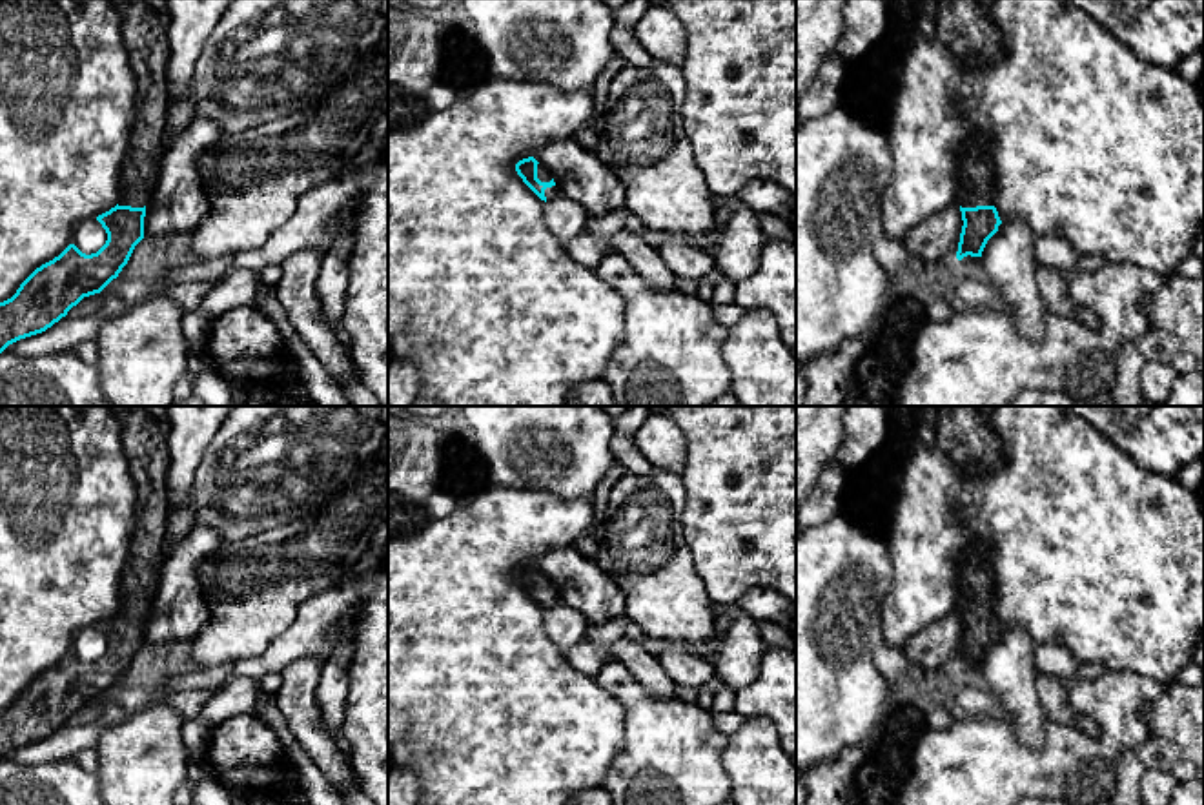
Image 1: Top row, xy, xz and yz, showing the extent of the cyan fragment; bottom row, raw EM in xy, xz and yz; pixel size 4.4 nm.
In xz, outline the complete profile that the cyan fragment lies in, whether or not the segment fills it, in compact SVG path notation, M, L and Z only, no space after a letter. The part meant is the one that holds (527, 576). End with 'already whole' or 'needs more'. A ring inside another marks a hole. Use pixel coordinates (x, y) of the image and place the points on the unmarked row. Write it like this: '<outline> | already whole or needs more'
M528 565L515 572L515 579L541 608L550 608L550 597L556 590L546 574L539 572L534 565Z | needs more

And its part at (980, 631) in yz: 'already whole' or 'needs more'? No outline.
needs more

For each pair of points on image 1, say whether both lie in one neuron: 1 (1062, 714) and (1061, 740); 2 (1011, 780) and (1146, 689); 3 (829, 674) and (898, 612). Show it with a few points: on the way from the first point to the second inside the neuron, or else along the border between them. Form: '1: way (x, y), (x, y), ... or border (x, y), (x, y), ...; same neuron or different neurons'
1: border (1066, 689), (1070, 705), (1097, 727), (1095, 738); different neurons
2: way (1048, 773), (1090, 756), (1119, 725); same neuron
3: border (891, 585), (880, 609), (880, 640); different neurons

